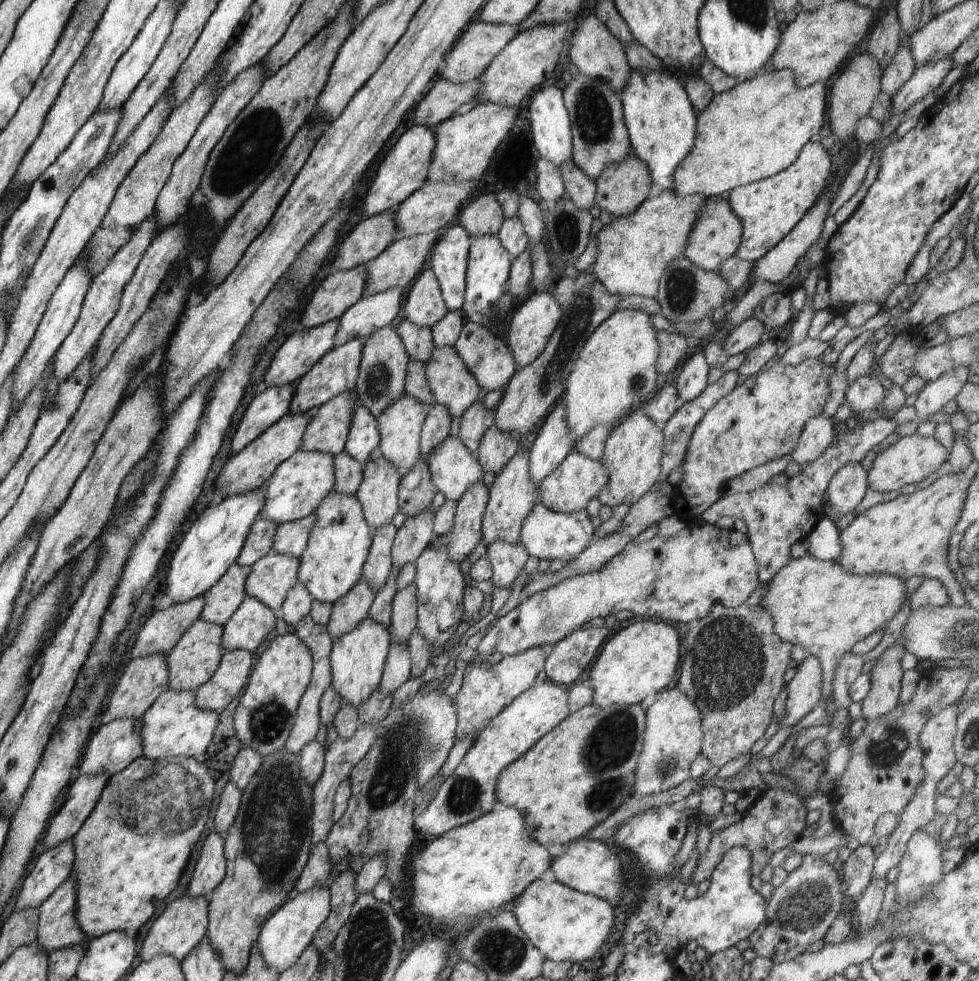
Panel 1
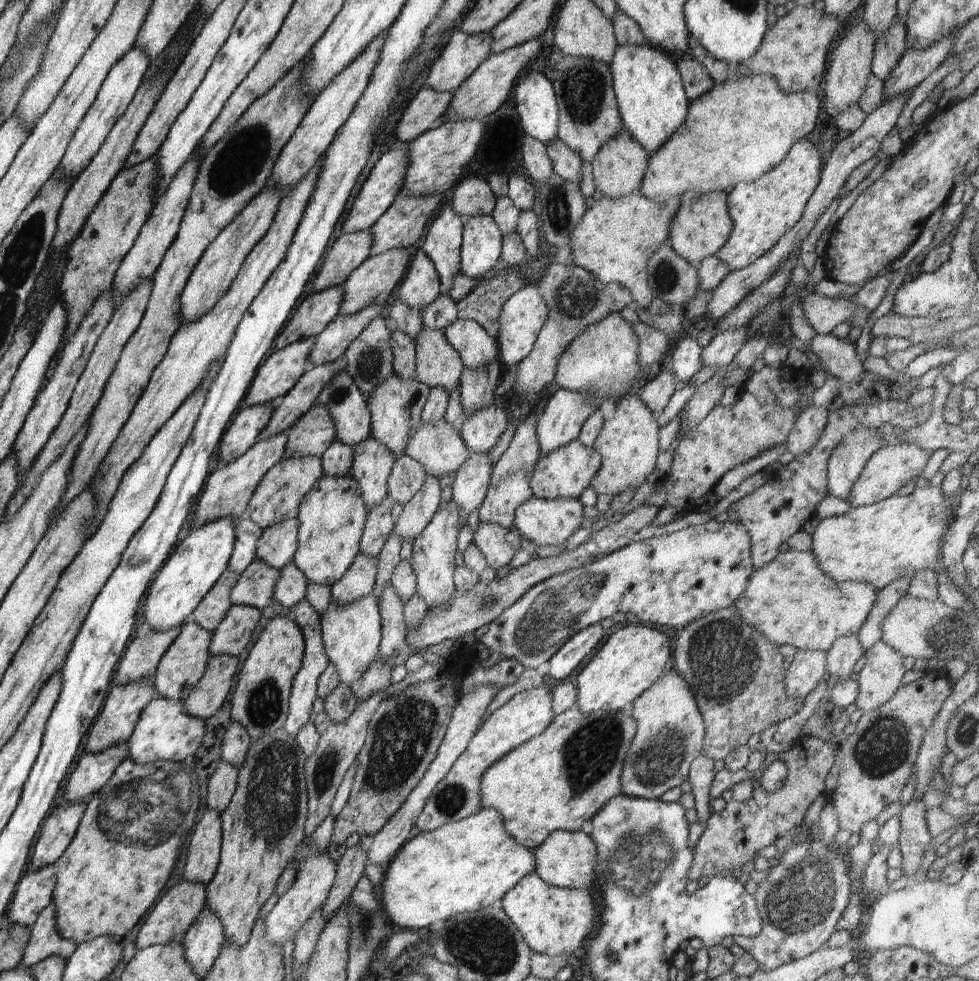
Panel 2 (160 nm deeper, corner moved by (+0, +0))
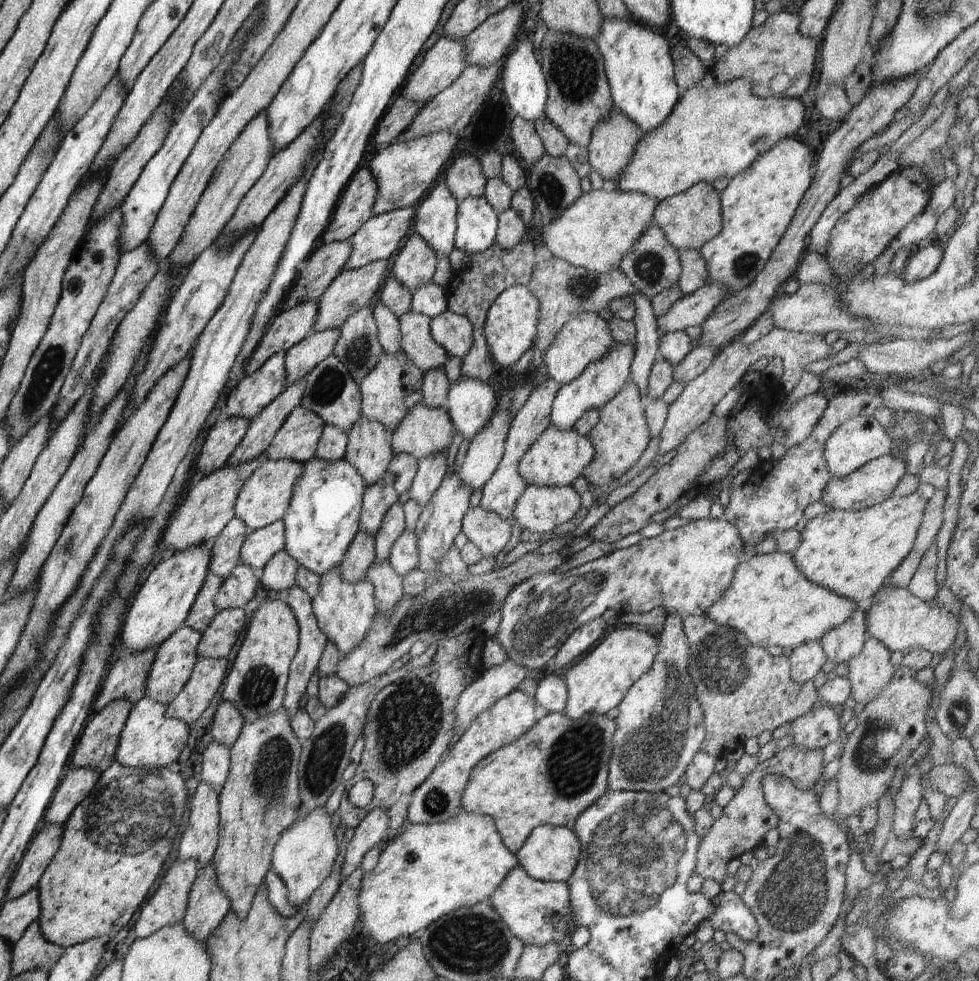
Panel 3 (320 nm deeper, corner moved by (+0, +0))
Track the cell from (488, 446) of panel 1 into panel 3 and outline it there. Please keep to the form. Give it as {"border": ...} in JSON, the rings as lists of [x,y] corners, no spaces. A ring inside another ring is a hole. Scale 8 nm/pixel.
{"border":[[[461,374],[448,389],[447,413],[457,432],[471,441],[493,415],[497,399],[487,382]]]}

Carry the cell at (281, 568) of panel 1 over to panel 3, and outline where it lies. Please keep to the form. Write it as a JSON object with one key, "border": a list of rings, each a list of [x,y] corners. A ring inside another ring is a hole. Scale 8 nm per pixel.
{"border":[[[236,565],[215,594],[215,610],[242,609],[255,596],[258,576],[259,571],[251,566]]]}

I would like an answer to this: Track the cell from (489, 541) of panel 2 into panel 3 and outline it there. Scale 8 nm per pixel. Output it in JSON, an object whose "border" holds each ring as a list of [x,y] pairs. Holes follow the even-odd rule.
{"border":[[[479,506],[468,507],[461,532],[480,548],[484,557],[494,557],[508,544],[512,528],[498,514]]]}

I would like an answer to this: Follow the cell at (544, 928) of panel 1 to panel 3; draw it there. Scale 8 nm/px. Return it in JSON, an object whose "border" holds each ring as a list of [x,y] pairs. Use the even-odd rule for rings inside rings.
{"border":[[[518,865],[509,870],[504,880],[494,890],[488,903],[500,915],[510,932],[517,936],[525,945],[544,946],[551,940],[556,943],[572,934],[571,906],[569,888],[566,883],[558,881],[539,881]]]}

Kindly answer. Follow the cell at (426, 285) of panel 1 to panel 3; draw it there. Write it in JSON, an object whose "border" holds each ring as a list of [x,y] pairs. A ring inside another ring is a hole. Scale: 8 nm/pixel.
{"border":[[[418,234],[408,236],[404,247],[397,254],[390,274],[411,291],[433,280],[437,254]]]}

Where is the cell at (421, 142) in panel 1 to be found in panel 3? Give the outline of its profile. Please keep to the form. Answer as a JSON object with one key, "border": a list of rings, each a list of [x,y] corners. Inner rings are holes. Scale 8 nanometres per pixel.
{"border":[[[368,168],[356,170],[338,197],[328,226],[318,242],[314,243],[314,250],[334,241],[348,241],[373,216],[376,193],[377,184]]]}

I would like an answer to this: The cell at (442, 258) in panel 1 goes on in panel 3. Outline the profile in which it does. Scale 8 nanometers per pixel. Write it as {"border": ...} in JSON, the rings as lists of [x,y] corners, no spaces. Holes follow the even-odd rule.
{"border":[[[445,183],[434,184],[415,207],[414,230],[437,256],[449,256],[455,248],[456,200]]]}

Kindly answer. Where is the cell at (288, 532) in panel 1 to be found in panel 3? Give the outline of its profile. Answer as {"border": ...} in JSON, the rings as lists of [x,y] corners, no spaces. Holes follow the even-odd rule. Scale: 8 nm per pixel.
{"border":[[[276,521],[264,528],[251,531],[239,552],[240,565],[251,566],[254,570],[263,569],[278,551],[285,548],[285,526]]]}

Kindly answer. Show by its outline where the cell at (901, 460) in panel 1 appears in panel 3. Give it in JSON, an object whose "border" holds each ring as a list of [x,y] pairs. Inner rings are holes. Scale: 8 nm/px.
{"border":[[[891,454],[878,457],[869,463],[863,464],[858,470],[851,472],[844,478],[831,475],[823,488],[821,500],[828,508],[839,511],[859,511],[891,497],[899,480],[906,472],[906,460],[893,457]]]}

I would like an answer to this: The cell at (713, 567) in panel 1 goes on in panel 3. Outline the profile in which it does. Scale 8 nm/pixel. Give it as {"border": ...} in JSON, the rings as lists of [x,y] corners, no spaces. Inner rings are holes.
{"border":[[[723,518],[719,519],[700,519],[697,521],[690,521],[686,525],[683,525],[677,529],[672,529],[669,531],[664,531],[662,534],[659,534],[655,537],[650,537],[649,539],[638,539],[634,545],[627,546],[625,549],[618,549],[613,553],[610,553],[608,556],[603,556],[599,559],[594,559],[589,563],[583,564],[582,566],[576,567],[575,569],[567,570],[563,573],[546,573],[531,576],[522,582],[513,586],[513,589],[506,595],[505,601],[503,602],[502,608],[500,609],[501,622],[500,626],[495,633],[496,638],[500,646],[506,651],[508,659],[513,660],[516,664],[520,666],[530,668],[530,670],[540,670],[544,668],[546,662],[550,658],[554,658],[557,655],[557,652],[561,649],[561,646],[570,638],[571,634],[577,629],[580,628],[583,624],[586,624],[592,619],[601,617],[604,614],[605,610],[612,608],[616,610],[618,614],[624,614],[624,612],[632,612],[634,614],[642,614],[648,612],[653,608],[658,608],[658,606],[664,606],[668,614],[678,614],[682,620],[687,616],[703,616],[706,614],[709,606],[712,603],[715,603],[722,595],[723,592],[730,586],[730,583],[733,582],[734,573],[736,567],[743,562],[744,552],[741,549],[741,546],[744,544],[741,539],[738,529],[731,525],[728,521],[725,521]]]}

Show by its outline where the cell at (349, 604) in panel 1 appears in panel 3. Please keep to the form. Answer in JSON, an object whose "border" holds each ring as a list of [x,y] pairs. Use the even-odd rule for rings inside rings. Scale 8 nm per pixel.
{"border":[[[359,530],[346,549],[344,560],[340,564],[341,577],[349,583],[364,579],[369,564],[375,558],[375,538]]]}

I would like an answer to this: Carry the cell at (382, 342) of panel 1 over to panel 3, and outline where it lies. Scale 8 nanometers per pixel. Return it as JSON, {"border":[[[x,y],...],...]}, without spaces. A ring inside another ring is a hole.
{"border":[[[365,306],[350,315],[339,326],[336,342],[333,355],[360,384],[377,365],[379,356],[384,351],[377,335],[373,310]]]}

